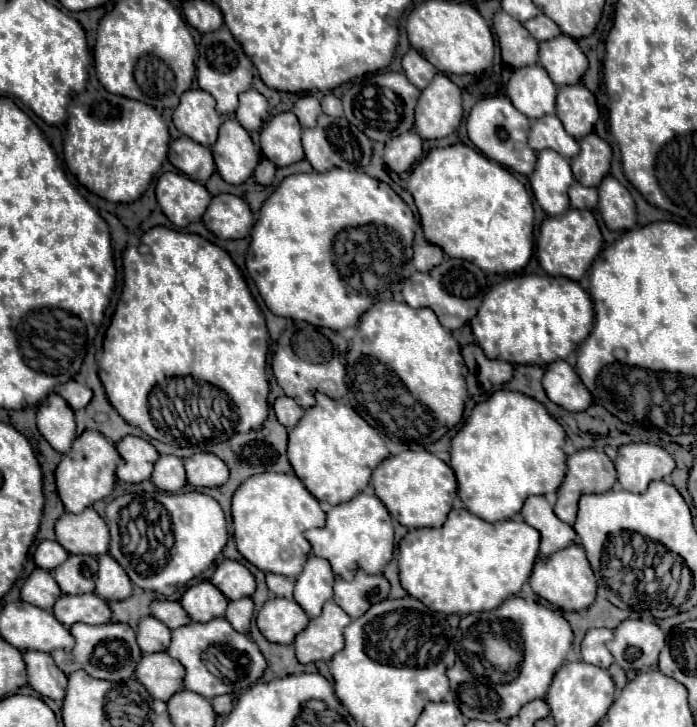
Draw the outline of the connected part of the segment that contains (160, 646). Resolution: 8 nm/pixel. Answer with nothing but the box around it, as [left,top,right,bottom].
[137,616,171,654]

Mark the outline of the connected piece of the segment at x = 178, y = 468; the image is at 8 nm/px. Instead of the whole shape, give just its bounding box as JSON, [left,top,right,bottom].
[151,456,187,492]

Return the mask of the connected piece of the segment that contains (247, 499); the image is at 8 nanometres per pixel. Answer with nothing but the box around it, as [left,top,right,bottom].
[231,472,325,580]

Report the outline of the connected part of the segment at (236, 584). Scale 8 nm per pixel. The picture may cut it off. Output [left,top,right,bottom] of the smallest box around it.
[211,560,255,600]

